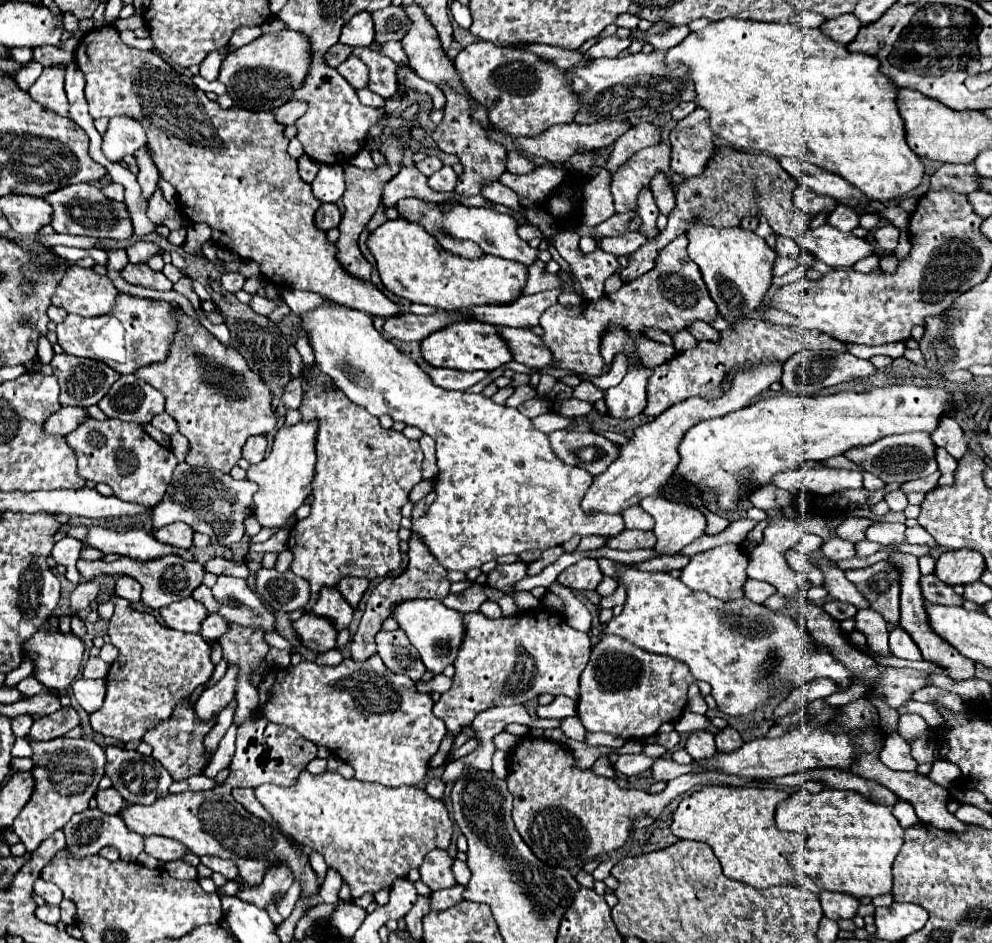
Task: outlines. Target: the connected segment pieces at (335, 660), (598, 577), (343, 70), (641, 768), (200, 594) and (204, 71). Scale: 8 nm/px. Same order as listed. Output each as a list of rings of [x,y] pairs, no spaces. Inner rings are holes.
[[[333,648],[333,650],[329,650],[329,652],[323,652],[323,654],[319,654],[317,656],[317,664],[325,664],[325,666],[335,666],[335,664],[339,664],[343,660],[343,656],[341,656],[341,652],[337,650],[337,648]]]
[[[593,558],[579,560],[577,564],[565,568],[557,578],[559,584],[567,588],[577,588],[577,590],[595,590],[601,580],[603,580],[603,574],[597,566],[597,560]]]
[[[349,56],[343,64],[337,66],[339,74],[355,88],[355,90],[361,90],[367,86],[367,66],[357,58],[357,56]]]
[[[621,754],[615,762],[615,770],[623,776],[637,776],[637,774],[647,772],[653,766],[653,762],[655,762],[655,758],[649,758],[645,754],[639,754],[639,756]]]
[[[201,584],[201,586],[193,592],[193,598],[195,598],[197,602],[201,602],[201,604],[207,608],[209,614],[213,614],[213,612],[219,610],[219,602],[215,602],[215,598],[213,598],[213,594],[211,594],[211,588],[207,588],[205,584]]]
[[[213,50],[211,54],[207,54],[207,58],[201,62],[201,70],[199,74],[205,78],[205,80],[217,80],[217,74],[219,74],[219,66],[223,62],[225,54],[223,50]]]

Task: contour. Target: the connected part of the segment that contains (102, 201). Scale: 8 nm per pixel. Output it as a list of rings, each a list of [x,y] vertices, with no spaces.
[[[73,184],[65,186],[53,194],[47,194],[45,200],[53,206],[51,226],[59,234],[73,236],[91,236],[91,238],[111,238],[111,240],[127,240],[133,236],[131,216],[125,208],[125,202],[111,202],[101,188],[93,184]]]

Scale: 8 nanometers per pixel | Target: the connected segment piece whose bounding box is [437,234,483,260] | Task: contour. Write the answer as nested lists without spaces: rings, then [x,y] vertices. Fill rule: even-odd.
[[[437,234],[437,240],[439,240],[439,244],[441,244],[445,250],[449,250],[449,252],[453,252],[453,254],[457,254],[457,256],[471,258],[471,260],[473,260],[473,258],[483,256],[483,252],[479,250],[479,246],[477,246],[475,242],[449,238],[449,236],[445,236],[445,234]]]

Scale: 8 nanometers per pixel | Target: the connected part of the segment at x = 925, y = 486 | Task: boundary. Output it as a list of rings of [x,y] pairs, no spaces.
[[[937,470],[935,474],[927,476],[927,478],[919,478],[919,480],[913,480],[913,482],[905,482],[901,490],[903,492],[931,492],[937,486],[939,476],[941,476],[941,470]]]

